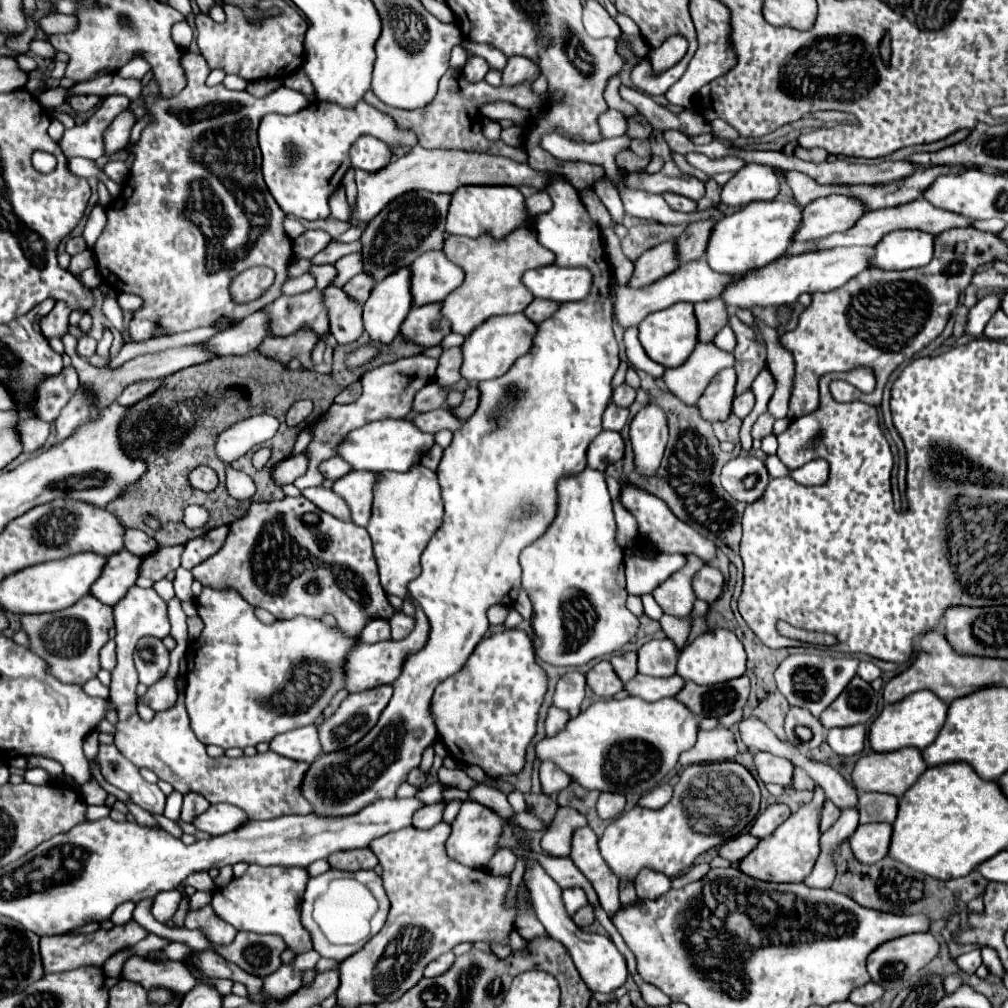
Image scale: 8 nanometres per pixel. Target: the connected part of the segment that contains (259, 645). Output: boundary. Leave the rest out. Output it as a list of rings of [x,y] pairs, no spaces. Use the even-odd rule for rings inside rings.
[[[204,588],[200,598],[196,600],[198,616],[204,620],[204,630],[202,634],[190,642],[188,652],[186,652],[186,662],[188,662],[188,674],[186,674],[186,710],[190,716],[190,728],[196,734],[196,738],[204,746],[220,746],[224,750],[228,748],[246,748],[246,746],[256,746],[260,742],[270,742],[276,734],[290,732],[294,728],[302,728],[308,724],[314,724],[320,716],[322,710],[328,706],[330,698],[344,688],[344,656],[354,646],[356,638],[346,638],[342,636],[332,622],[326,620],[312,620],[304,616],[296,616],[292,620],[276,620],[274,624],[266,626],[254,616],[254,608],[234,590],[212,590]],[[302,664],[318,664],[326,670],[326,676],[322,678],[324,684],[320,686],[318,696],[310,702],[310,706],[298,708],[296,704],[276,708],[272,704],[272,698],[282,692],[286,682],[292,680],[294,670]]]

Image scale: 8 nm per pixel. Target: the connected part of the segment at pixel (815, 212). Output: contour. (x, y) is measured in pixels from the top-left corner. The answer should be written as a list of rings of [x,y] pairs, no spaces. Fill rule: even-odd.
[[[826,196],[818,198],[802,210],[802,226],[798,228],[794,240],[818,240],[834,232],[846,232],[858,218],[866,212],[862,200],[852,196]]]

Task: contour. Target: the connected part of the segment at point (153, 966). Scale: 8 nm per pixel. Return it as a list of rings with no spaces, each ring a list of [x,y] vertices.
[[[132,956],[124,964],[122,976],[130,982],[138,982],[146,990],[150,990],[152,986],[164,986],[164,988],[184,994],[196,986],[196,978],[190,972],[182,970],[180,962],[172,962],[172,960],[150,962],[146,958]]]

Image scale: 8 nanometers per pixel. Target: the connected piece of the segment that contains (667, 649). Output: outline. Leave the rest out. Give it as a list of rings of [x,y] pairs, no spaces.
[[[650,640],[638,650],[638,672],[646,676],[672,676],[676,674],[678,652],[674,644],[664,640]]]

